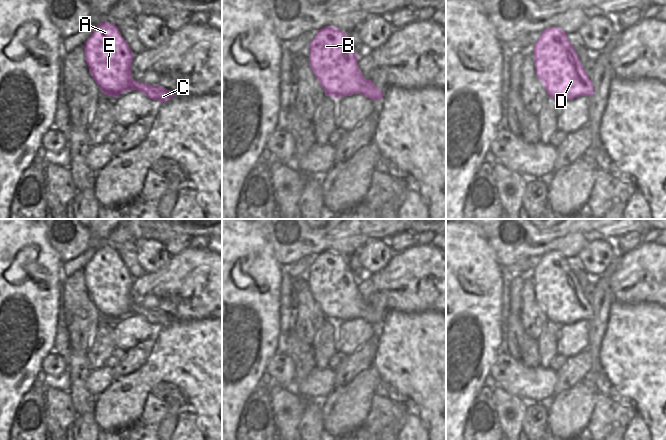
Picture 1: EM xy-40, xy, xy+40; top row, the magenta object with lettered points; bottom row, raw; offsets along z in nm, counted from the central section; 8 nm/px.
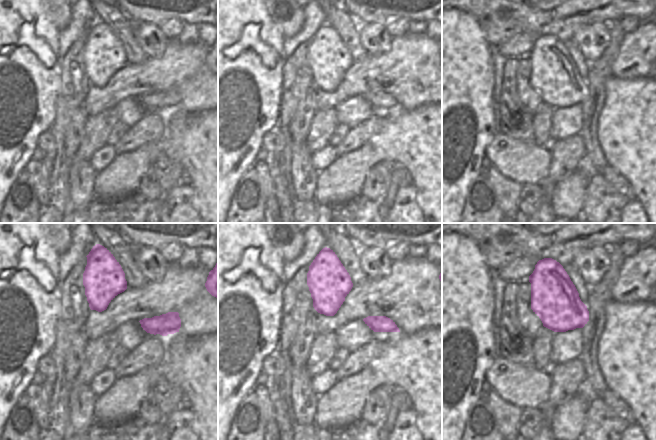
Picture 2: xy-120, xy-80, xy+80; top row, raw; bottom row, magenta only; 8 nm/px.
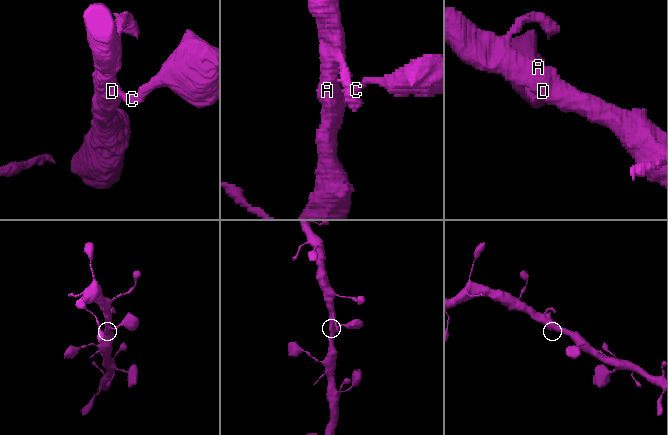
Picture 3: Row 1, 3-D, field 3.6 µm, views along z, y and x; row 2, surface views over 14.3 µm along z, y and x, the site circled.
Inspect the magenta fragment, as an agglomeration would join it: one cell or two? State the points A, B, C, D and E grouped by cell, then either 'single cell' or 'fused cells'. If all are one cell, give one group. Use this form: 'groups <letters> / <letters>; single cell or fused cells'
groups A B C D E; single cell

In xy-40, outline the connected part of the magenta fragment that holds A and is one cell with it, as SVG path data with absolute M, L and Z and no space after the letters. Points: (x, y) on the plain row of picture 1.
M99 247L83 273L89 298L105 319L117 321L124 316L138 314L162 327L175 320L162 310L152 310L133 303L131 287L134 278L115 248Z

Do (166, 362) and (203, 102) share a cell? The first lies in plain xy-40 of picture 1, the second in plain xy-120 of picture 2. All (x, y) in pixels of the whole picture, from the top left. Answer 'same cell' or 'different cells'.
different cells

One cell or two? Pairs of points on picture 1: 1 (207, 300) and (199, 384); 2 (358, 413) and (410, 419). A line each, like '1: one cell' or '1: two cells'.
1: two cells
2: two cells

